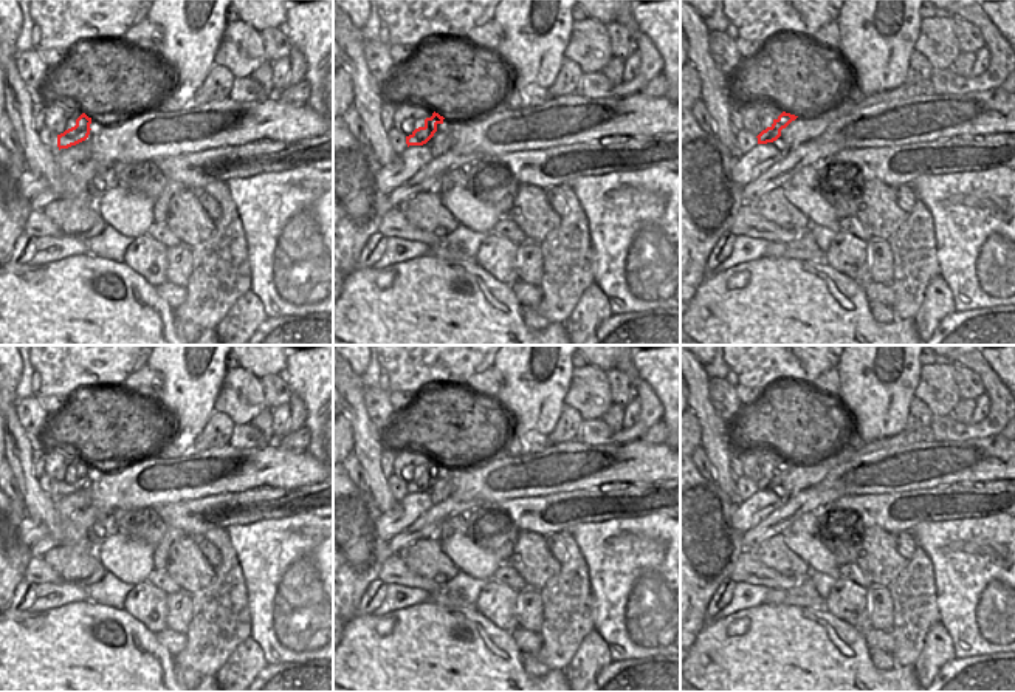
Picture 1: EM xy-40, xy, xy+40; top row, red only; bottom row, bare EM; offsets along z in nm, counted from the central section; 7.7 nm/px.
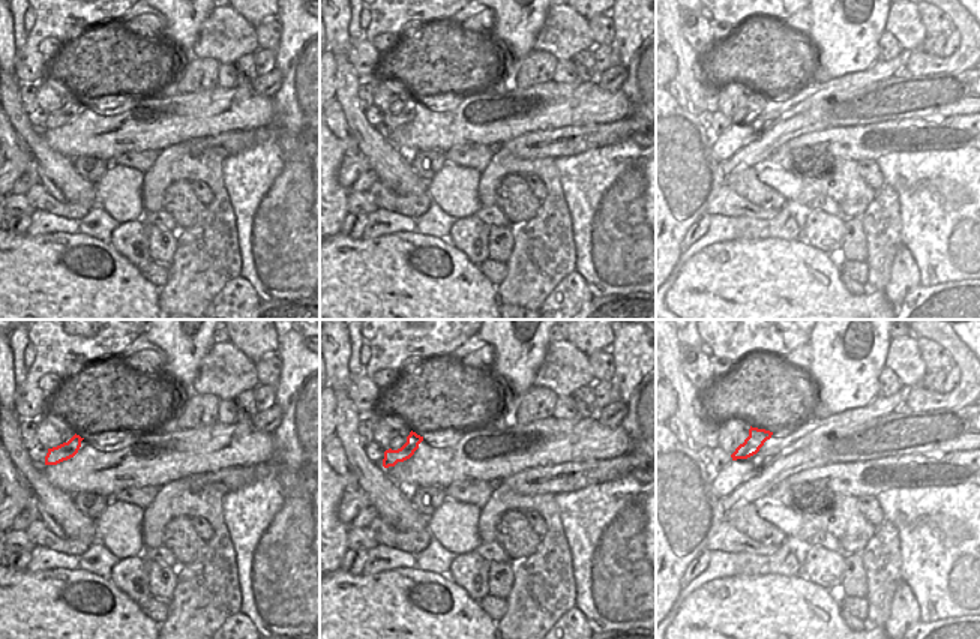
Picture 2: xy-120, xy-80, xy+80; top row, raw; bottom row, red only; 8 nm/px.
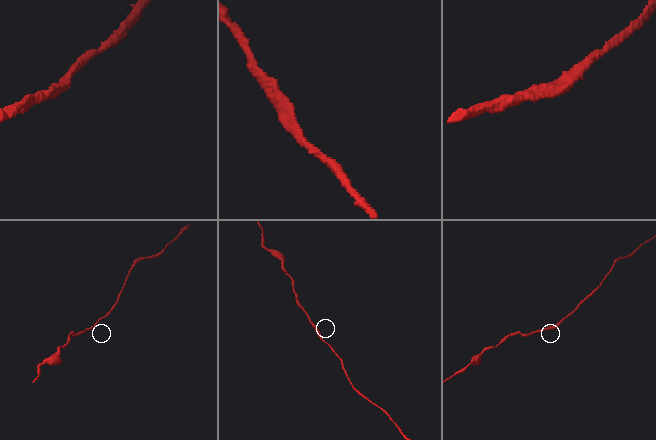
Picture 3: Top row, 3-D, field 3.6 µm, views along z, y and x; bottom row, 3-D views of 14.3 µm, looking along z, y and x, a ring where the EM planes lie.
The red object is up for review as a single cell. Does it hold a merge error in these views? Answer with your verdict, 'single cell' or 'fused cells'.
single cell

